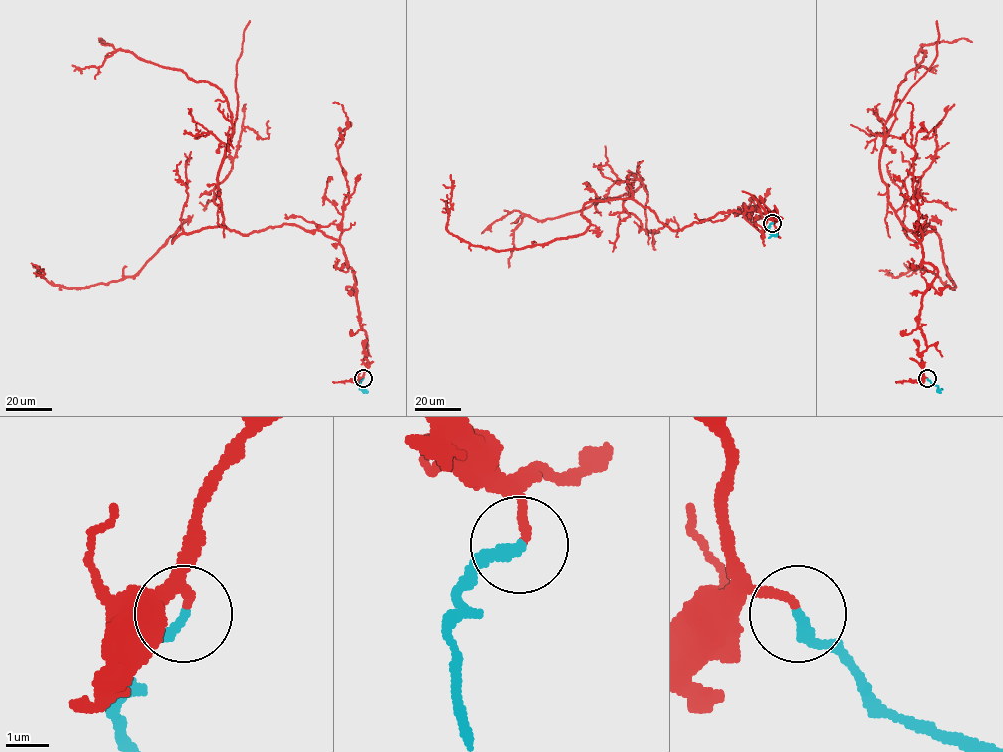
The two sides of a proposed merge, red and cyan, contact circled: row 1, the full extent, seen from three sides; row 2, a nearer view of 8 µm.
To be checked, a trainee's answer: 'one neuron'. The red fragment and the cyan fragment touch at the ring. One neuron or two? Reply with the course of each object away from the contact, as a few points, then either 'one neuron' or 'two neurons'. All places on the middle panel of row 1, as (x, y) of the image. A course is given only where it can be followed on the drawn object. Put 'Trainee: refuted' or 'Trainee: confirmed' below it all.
red runs (772, 222), (762, 232), (732, 210), (672, 230), (630, 175), (636, 190), (554, 218), (514, 210), (481, 233); cyan runs (772, 222), (769, 232), (777, 235); one neuron
Trainee: confirmed

